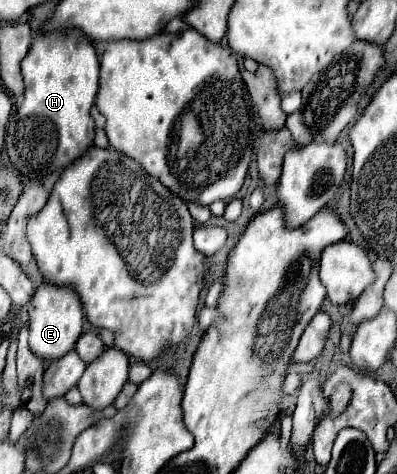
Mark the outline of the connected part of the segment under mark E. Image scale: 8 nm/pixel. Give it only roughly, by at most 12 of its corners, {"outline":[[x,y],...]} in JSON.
{"outline":[[41,284],[29,346],[45,360],[73,350],[83,306],[73,286]]}

